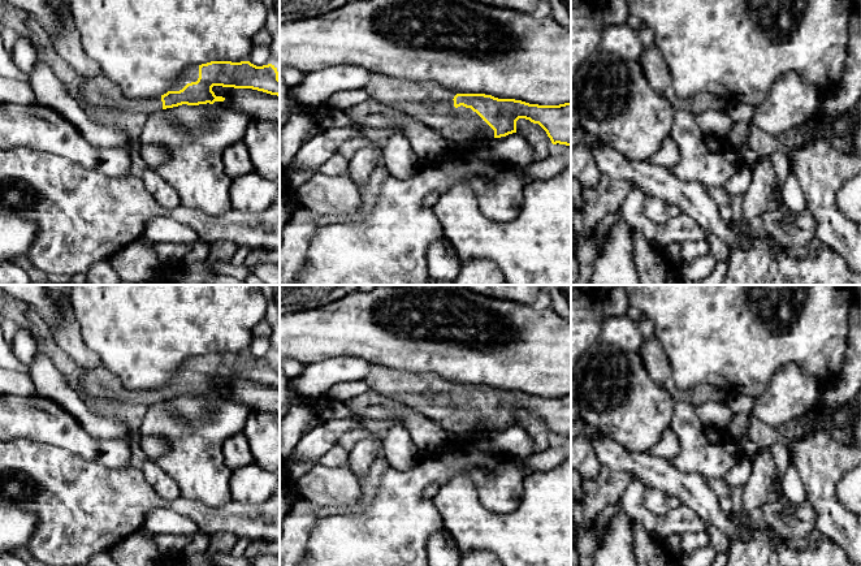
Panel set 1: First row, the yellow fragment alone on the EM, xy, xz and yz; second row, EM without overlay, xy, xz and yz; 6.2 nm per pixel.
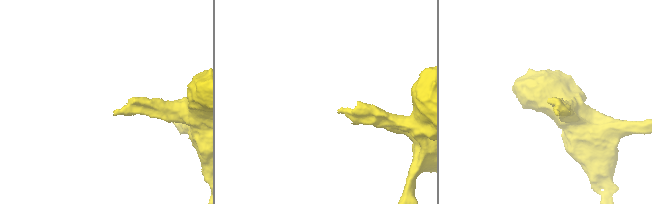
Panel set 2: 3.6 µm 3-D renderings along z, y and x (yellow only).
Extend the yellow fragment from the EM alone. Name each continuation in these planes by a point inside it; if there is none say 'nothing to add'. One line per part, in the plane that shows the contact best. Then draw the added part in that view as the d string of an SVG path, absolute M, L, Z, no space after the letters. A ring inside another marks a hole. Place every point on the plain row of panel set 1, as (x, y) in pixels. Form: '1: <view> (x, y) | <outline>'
1: xz (432, 396) | M369 364L363 379L371 390L393 397L420 414L436 420L449 438L466 437L484 427L494 429L494 422L471 399L454 398L457 384L436 373L404 373Z

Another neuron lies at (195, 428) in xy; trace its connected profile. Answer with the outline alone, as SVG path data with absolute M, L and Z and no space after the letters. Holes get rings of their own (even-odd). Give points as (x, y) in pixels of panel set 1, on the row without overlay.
M215 396L187 397L157 402L147 409L142 432L143 436L163 437L169 449L155 459L156 465L178 485L181 497L219 507L230 501L232 470L222 454L224 442L241 432L250 415L250 409L232 399Z

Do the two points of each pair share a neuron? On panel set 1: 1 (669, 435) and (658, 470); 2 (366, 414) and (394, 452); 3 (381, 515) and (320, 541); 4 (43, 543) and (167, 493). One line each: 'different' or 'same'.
1: different
2: different
3: same
4: different

